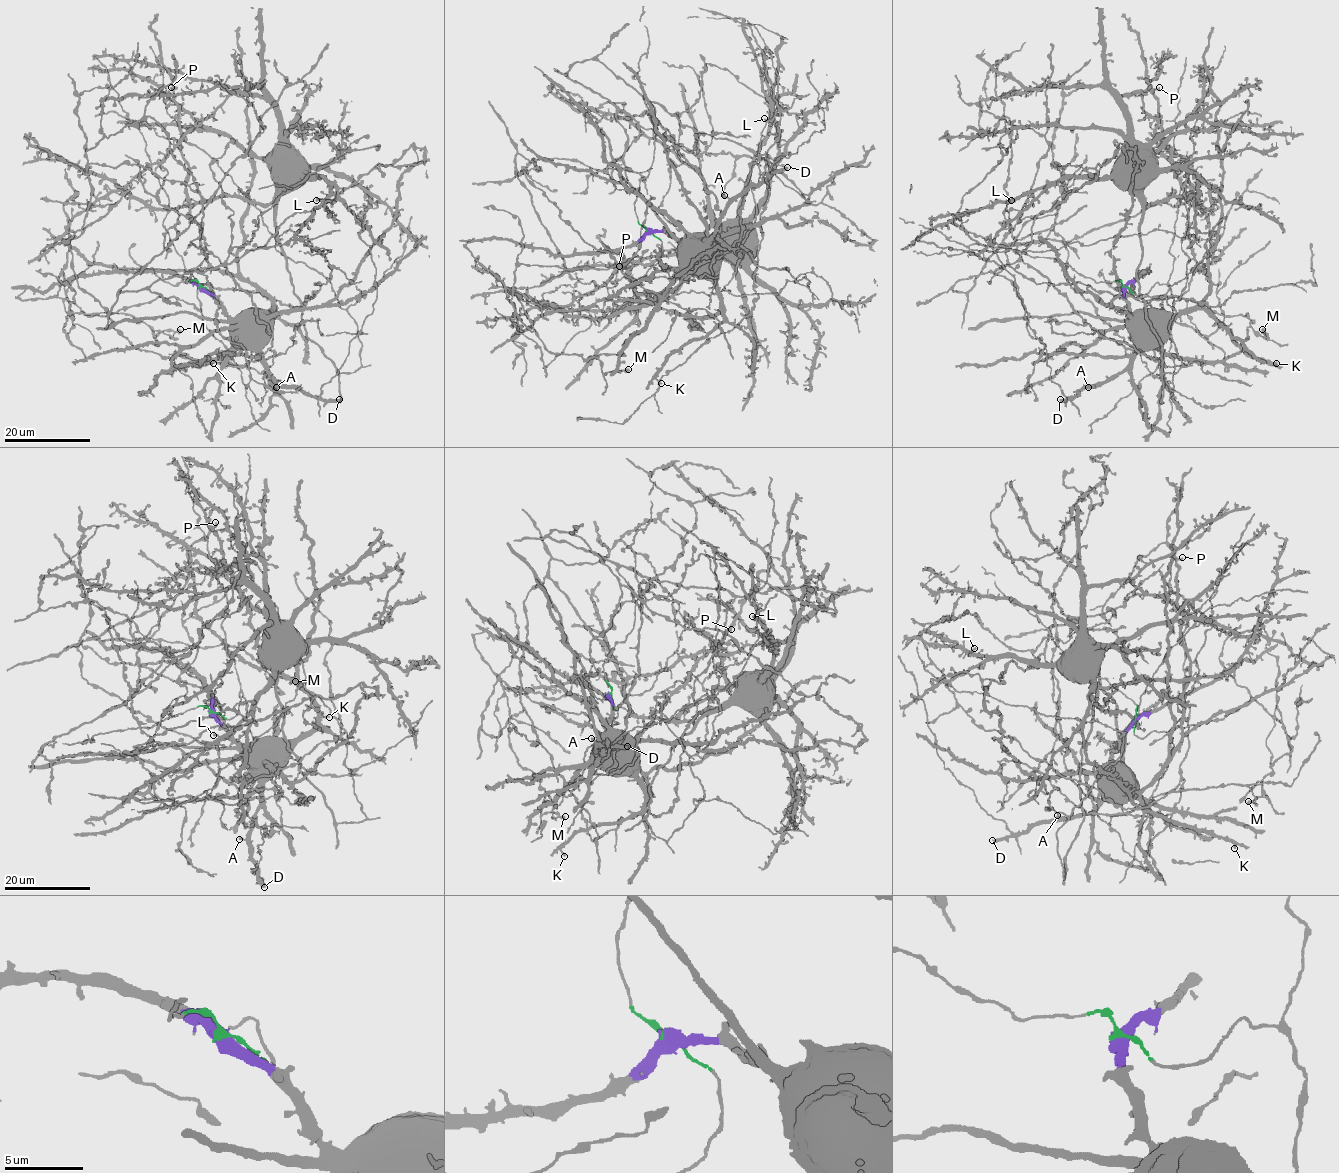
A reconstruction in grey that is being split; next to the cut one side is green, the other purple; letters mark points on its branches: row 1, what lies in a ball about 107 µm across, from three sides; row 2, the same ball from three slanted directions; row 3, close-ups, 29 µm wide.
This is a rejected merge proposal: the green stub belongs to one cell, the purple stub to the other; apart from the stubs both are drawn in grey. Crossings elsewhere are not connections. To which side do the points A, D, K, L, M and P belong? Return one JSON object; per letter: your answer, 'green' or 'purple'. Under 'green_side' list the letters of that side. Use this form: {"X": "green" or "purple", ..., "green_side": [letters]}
{"A": "purple", "D": "purple", "K": "purple", "L": "green", "M": "purple", "P": "purple", "green_side": ["L"]}

